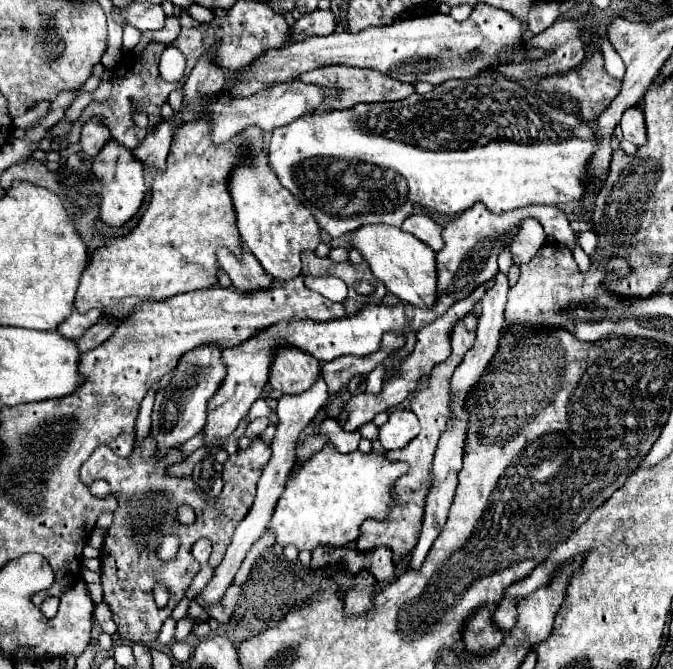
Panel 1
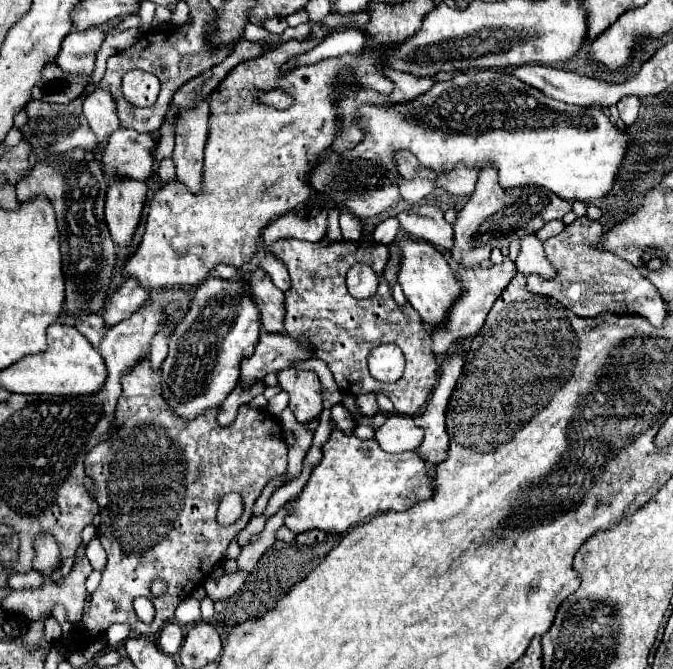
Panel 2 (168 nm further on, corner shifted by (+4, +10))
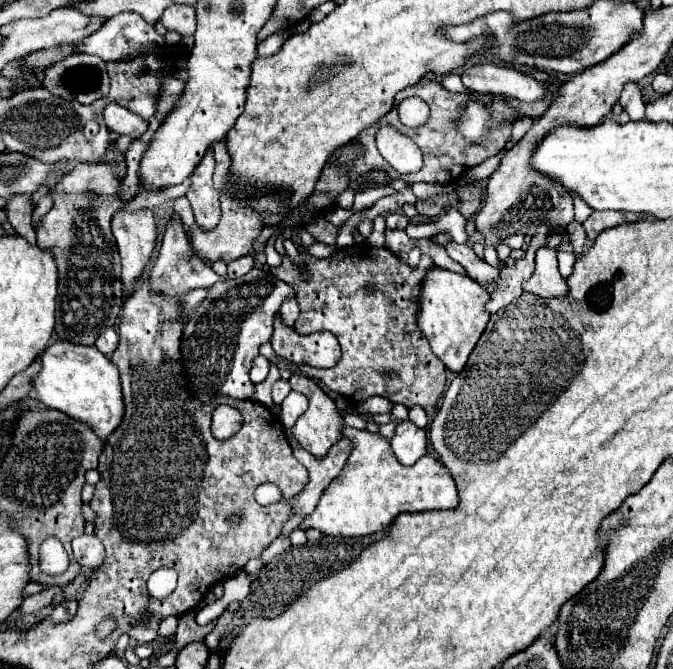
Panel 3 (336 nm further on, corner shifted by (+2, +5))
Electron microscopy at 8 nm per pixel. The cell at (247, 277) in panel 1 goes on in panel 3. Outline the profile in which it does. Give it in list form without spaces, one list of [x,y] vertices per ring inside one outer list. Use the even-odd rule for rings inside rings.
[[[279,316],[275,320],[271,346],[277,356],[297,366],[309,364],[313,368],[331,368],[341,356],[339,342],[333,334],[315,332],[311,336],[301,336],[293,328],[287,328]]]

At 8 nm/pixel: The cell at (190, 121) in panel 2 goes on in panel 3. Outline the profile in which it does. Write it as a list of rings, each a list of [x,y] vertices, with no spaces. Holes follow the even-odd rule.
[[[207,150],[201,164],[195,168],[191,176],[191,188],[187,192],[187,200],[191,202],[195,222],[201,230],[211,230],[221,220],[221,208],[219,208],[219,194],[213,186],[213,170],[215,170],[215,158],[213,150]]]

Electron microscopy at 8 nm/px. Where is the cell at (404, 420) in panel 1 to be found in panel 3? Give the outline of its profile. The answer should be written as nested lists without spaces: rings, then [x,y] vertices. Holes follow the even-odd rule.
[[[409,420],[399,422],[395,436],[391,438],[391,446],[403,464],[415,464],[427,452],[427,432]]]

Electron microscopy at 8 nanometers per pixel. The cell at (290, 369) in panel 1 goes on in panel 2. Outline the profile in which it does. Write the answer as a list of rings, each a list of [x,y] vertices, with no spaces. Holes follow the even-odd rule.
[[[283,369],[277,373],[279,387],[289,393],[289,407],[297,421],[305,423],[321,413],[321,385],[315,371],[303,369]]]

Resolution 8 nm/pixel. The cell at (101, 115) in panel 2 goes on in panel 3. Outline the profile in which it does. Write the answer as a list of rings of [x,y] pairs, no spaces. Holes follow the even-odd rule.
[[[113,102],[105,108],[103,114],[105,114],[105,124],[113,134],[125,134],[133,140],[143,136],[149,126],[149,122],[145,122],[141,116],[137,116]]]

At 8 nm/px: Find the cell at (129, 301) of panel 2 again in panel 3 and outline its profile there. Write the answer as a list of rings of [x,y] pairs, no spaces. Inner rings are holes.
[[[175,214],[169,224],[167,224],[167,230],[165,230],[165,236],[163,236],[163,244],[161,244],[161,250],[159,250],[159,258],[155,262],[155,266],[151,268],[151,276],[147,278],[149,286],[153,290],[159,290],[161,294],[165,296],[183,296],[195,288],[211,288],[215,286],[217,282],[221,282],[225,278],[217,276],[211,266],[203,264],[197,254],[193,254],[191,250],[191,244],[185,236],[185,230],[183,230],[183,222],[181,218]]]

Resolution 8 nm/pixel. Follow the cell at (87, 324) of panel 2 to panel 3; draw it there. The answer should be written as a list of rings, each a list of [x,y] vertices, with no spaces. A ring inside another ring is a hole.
[[[107,328],[107,330],[97,338],[95,348],[97,348],[103,356],[111,358],[111,354],[113,354],[115,348],[117,348],[117,344],[119,344],[119,334],[117,334],[113,328]]]

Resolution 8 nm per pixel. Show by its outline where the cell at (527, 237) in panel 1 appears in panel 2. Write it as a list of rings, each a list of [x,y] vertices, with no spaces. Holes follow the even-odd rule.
[[[535,233],[521,237],[521,249],[519,249],[515,265],[517,265],[517,271],[521,271],[523,275],[537,273],[543,279],[551,279],[555,275],[551,263],[545,259],[543,243],[537,239]]]

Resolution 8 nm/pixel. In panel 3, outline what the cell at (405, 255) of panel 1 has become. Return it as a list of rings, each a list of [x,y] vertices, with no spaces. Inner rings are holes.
[[[433,268],[423,280],[417,318],[419,330],[425,334],[433,354],[437,354],[437,358],[445,364],[447,370],[461,372],[465,368],[473,346],[477,344],[489,322],[489,312],[485,310],[487,302],[489,292],[477,282],[473,282],[469,276],[461,276],[443,268]]]

